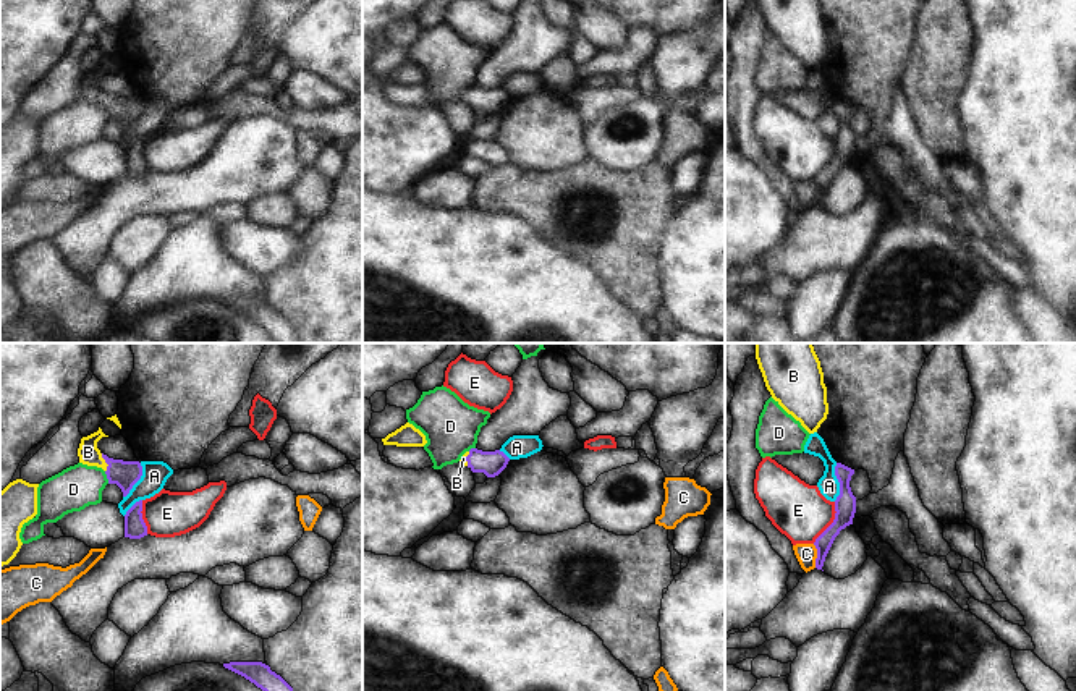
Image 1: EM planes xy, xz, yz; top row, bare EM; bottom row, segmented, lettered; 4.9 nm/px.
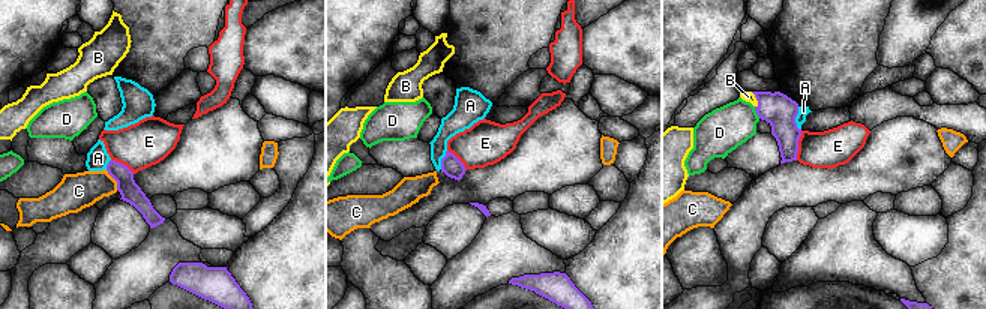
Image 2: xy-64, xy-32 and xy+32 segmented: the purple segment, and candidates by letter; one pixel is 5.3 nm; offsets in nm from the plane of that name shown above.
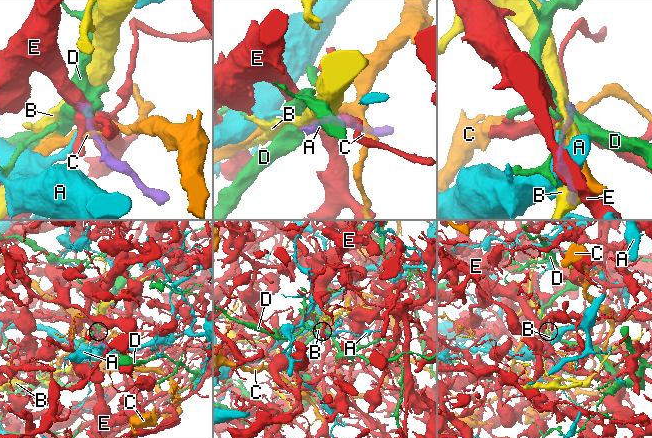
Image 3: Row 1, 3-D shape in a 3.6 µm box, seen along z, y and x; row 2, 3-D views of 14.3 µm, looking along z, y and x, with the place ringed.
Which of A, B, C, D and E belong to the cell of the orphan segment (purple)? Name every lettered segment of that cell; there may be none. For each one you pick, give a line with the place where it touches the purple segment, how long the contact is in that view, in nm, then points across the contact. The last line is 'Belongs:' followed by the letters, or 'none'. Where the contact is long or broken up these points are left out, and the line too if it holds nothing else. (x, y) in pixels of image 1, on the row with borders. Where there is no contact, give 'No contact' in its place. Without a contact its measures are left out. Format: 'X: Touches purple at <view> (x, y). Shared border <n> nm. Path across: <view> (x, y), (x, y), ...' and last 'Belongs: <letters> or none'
B: Touches purple at xy (105, 462). Shared border 100 nm. Path across: xy (125, 474), (105, 462), (94, 458), (88, 452)
Belongs: B.

